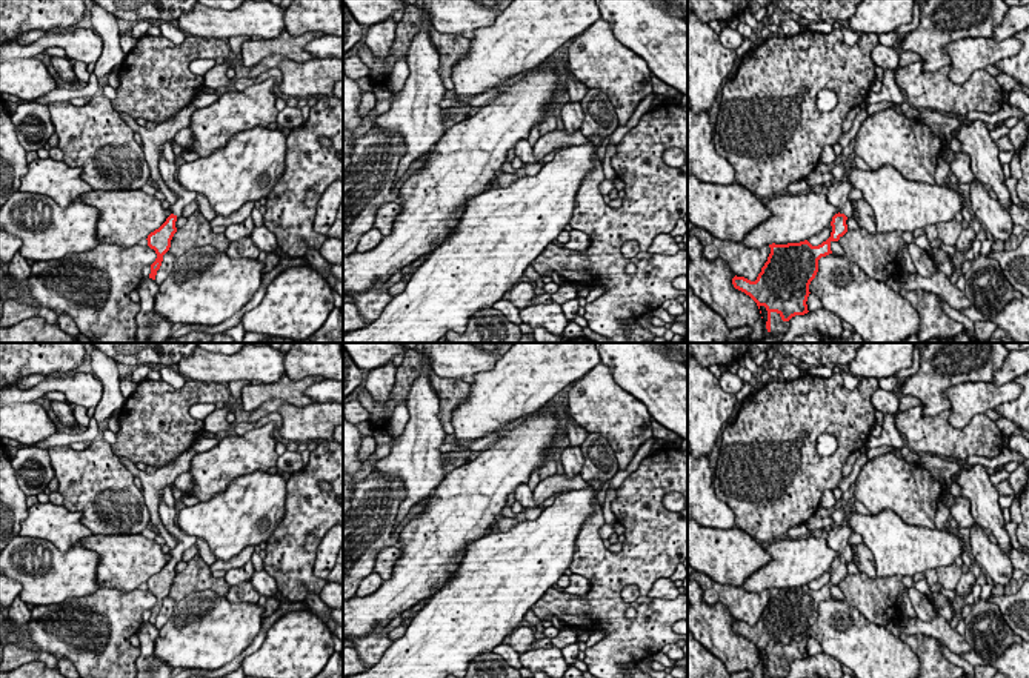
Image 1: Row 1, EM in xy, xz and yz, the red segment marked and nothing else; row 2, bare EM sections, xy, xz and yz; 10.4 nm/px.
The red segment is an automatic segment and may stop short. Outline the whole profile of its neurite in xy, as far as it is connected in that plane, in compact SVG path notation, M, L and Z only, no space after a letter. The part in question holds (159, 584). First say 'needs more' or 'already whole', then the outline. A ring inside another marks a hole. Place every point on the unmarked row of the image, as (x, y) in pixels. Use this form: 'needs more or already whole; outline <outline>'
needs more; outline M163 497L158 504L158 513L160 513L160 520L162 520L165 529L177 541L177 546L169 552L172 558L166 563L166 566L158 573L151 577L146 583L148 590L151 593L154 593L157 598L155 606L151 609L149 623L152 623L152 624L155 624L157 615L162 610L163 600L171 592L171 584L172 584L174 578L177 577L177 572L175 572L177 563L181 561L183 552L186 549L197 544L197 537L186 535L180 530L178 524L175 523L177 510L175 510L175 507L169 507L163 501Z

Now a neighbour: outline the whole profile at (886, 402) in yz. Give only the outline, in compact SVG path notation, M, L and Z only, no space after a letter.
M878 387L872 397L871 397L871 403L874 406L874 409L880 410L883 415L889 414L889 415L895 415L900 409L900 400L898 400L898 394L895 391L884 391L881 387Z

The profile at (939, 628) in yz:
M937 615L931 621L921 621L920 618L912 618L904 624L889 623L886 629L892 632L895 636L900 636L901 633L906 635L923 633L927 636L934 636L958 656L969 653L972 650L972 647L964 640L964 635L955 632L951 627L951 621L944 620L940 615Z

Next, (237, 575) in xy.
M248 561L245 566L241 567L235 567L231 569L225 573L223 580L229 584L229 586L237 586L240 583L245 581L251 581L252 575L254 575L255 569L252 566L252 561Z

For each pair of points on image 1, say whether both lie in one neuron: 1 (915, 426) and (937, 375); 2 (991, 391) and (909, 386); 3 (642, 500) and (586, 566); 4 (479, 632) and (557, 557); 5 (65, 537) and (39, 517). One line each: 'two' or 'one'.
1: two
2: two
3: one
4: one
5: one

